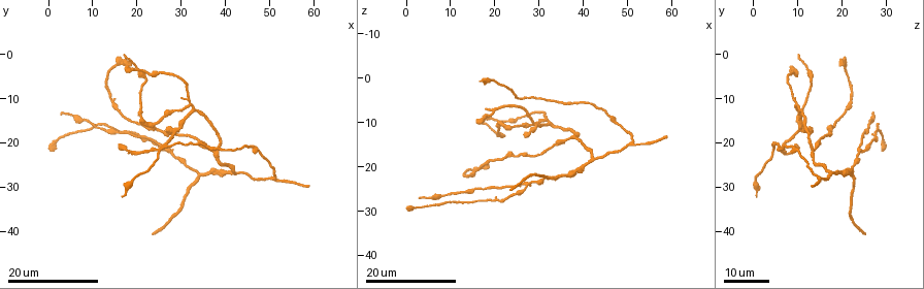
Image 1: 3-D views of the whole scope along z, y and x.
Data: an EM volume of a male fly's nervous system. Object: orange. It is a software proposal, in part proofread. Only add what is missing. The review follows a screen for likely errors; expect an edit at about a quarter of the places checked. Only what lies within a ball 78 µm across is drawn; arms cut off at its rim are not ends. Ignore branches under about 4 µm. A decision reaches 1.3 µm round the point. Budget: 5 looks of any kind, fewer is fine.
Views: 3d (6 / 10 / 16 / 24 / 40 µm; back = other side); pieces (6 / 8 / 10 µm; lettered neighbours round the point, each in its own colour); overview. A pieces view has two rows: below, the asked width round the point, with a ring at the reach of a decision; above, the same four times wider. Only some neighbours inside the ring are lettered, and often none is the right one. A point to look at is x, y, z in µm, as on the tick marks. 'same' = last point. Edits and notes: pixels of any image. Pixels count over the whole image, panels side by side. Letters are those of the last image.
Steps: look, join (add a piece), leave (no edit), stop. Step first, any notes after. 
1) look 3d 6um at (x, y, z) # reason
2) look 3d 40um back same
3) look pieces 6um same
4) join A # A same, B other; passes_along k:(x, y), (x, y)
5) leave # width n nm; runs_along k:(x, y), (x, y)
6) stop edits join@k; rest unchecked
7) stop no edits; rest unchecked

look 3d 24um at (23.5, 40.5, 25.0) # branch stops here

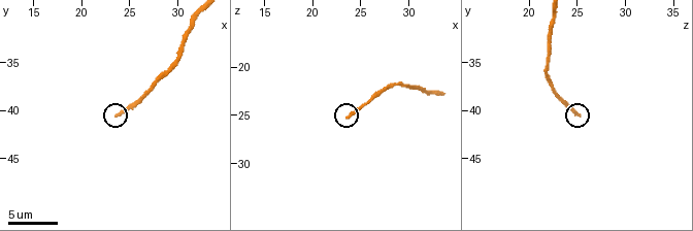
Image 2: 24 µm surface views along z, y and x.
look pieces 6um at (23.4, 40.6, 25.2)

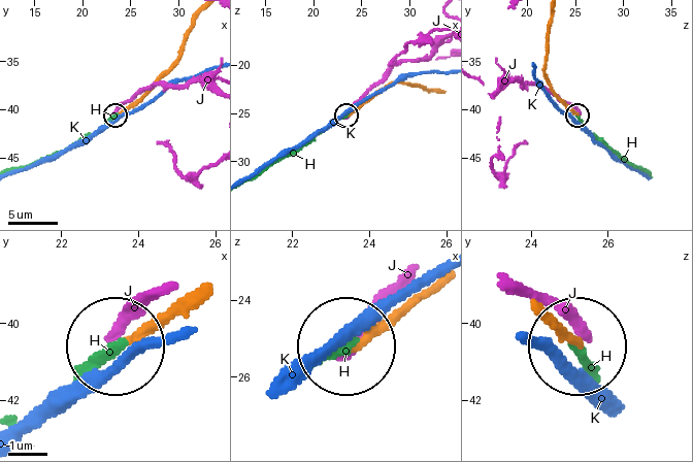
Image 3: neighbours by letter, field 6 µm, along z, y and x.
join H # H same, J other, K other; passes_along 3:(543, 310), (592, 369); the neuron continues

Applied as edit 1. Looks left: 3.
look overview # redraw

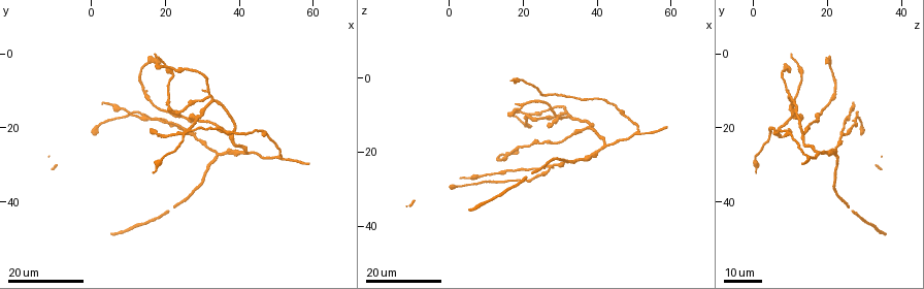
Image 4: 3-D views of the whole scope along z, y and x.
look 3d 24um at (17.5, 21.5, 7.0) # free end

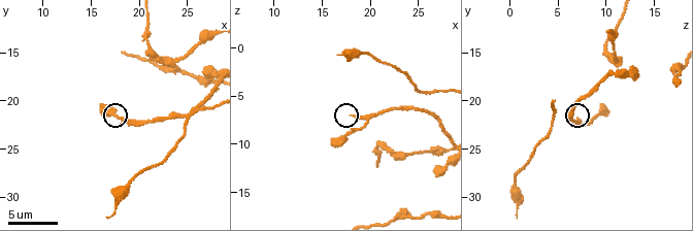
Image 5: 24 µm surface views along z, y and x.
look pieces 8um at (17.8, 22.0, 6.8)

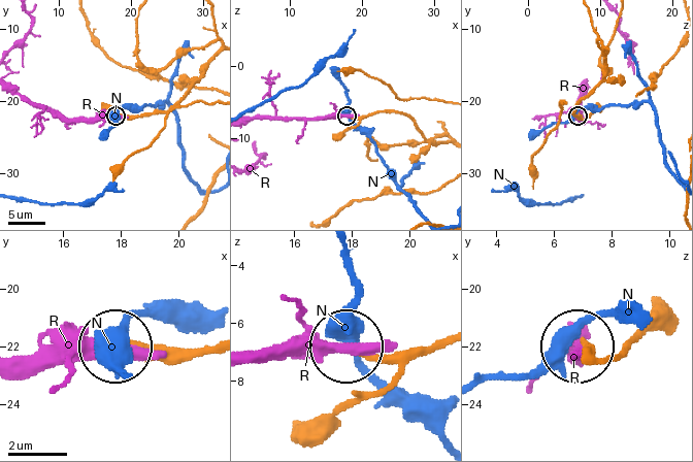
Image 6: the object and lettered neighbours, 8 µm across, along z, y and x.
leave # N other, R other; runs_along 6:(443, 141), (429, 140), (408, 118), (396, 112), (347, 116); no lettered piece goes on from it

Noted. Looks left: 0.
stop edits join@3; rest unchecked

